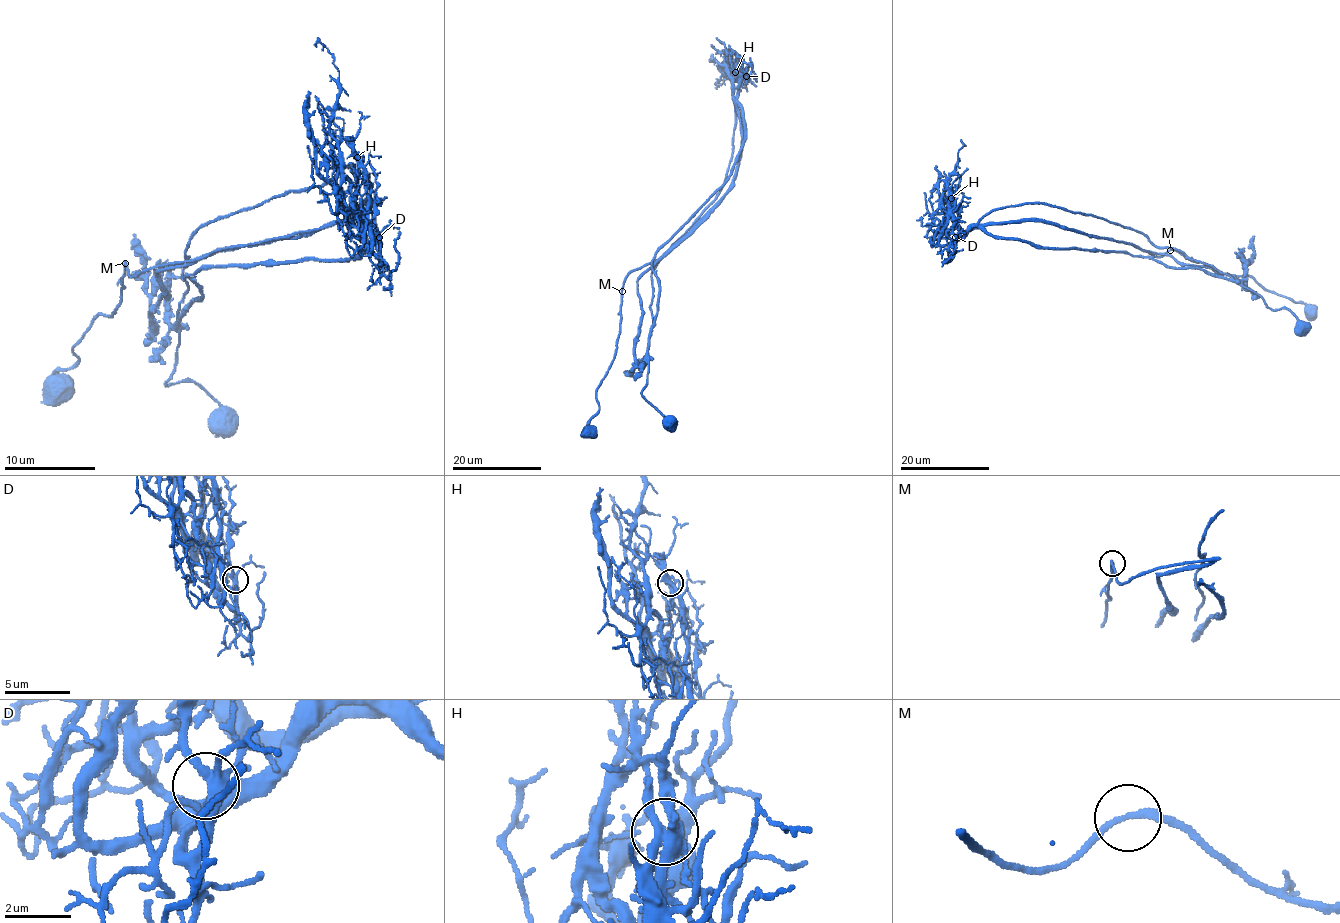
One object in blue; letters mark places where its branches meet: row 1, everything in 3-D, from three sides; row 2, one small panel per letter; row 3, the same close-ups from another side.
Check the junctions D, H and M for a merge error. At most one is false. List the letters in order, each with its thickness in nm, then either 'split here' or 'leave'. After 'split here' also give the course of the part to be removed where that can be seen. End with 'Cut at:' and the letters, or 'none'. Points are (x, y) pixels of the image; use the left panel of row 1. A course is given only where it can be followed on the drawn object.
D: 340 nm | leave
H: 460 nm | split here | (356, 157), (377, 198), (356, 257), (186, 276), (202, 296), (181, 312), (165, 382), (197, 382), (224, 435)
M: 170 nm | leave
Cut at: H

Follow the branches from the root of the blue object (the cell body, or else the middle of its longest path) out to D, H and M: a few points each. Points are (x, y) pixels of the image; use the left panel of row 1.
D: (59, 389), (81, 335), (118, 307), (124, 262), (129, 276), (197, 262), (363, 203), (379, 237)
H: (59, 389), (81, 335), (118, 307), (124, 262), (129, 276), (197, 262), (368, 203), (352, 223), (356, 157)
M: (59, 389), (65, 391), (54, 373), (79, 360), (72, 348), (81, 335), (99, 314), (118, 307), (124, 262)

